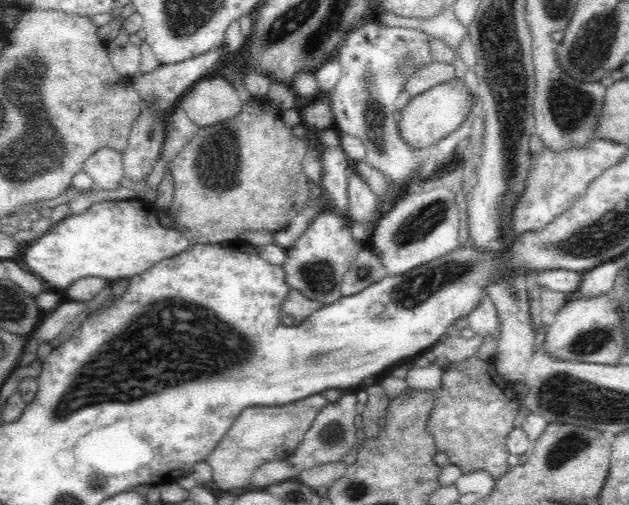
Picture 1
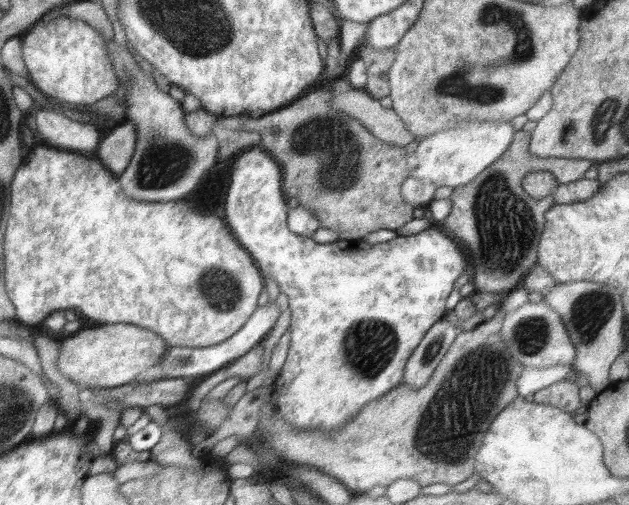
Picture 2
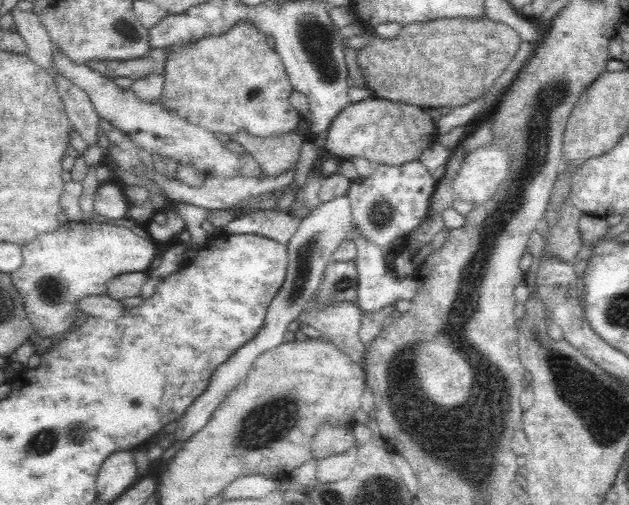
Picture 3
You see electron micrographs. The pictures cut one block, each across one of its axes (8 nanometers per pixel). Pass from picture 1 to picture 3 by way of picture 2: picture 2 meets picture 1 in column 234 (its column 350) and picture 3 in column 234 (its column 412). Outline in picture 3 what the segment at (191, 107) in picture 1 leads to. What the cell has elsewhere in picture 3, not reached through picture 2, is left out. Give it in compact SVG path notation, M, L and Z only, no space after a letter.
M242 130L230 134L230 138L244 146L246 152L256 159L262 173L268 174L268 177L292 171L296 167L302 142L305 140L294 131L260 138Z

